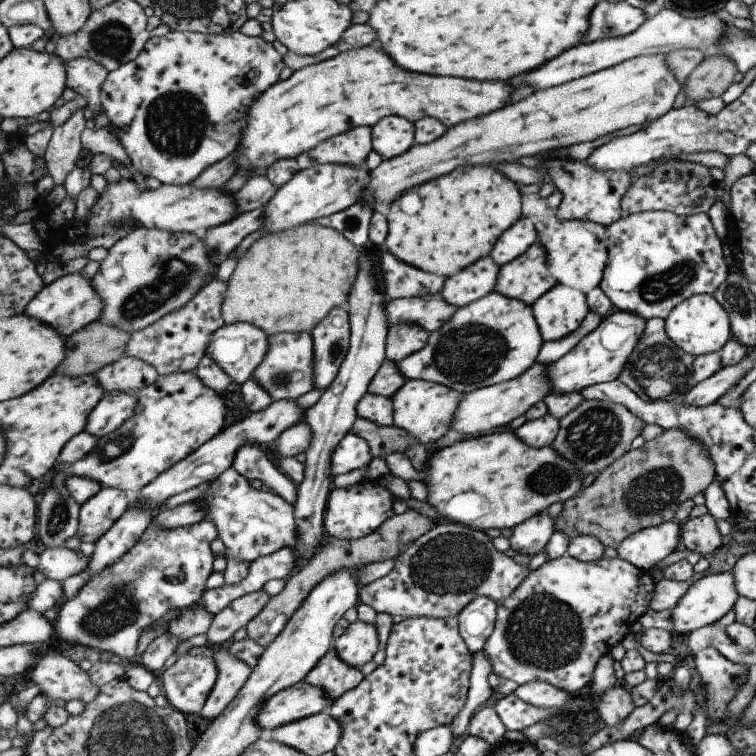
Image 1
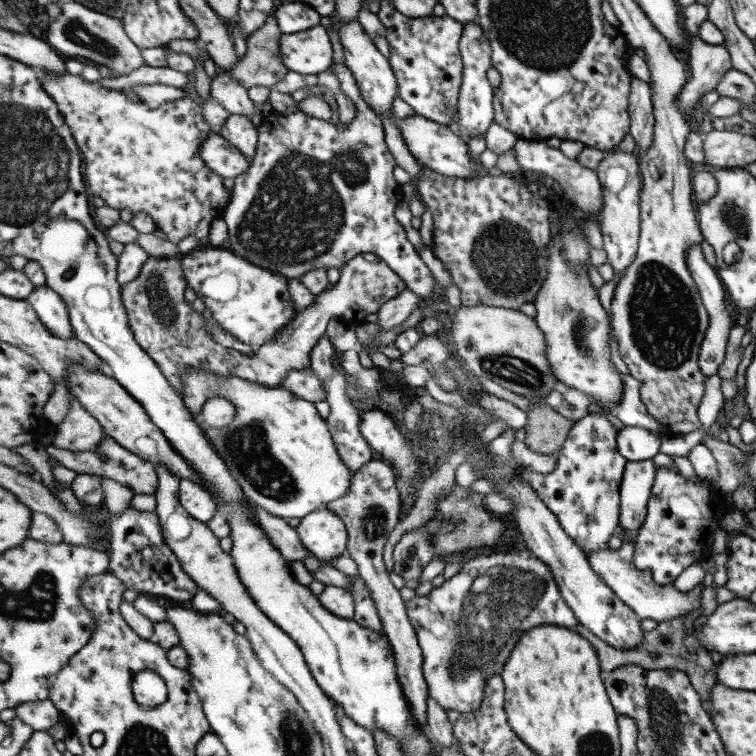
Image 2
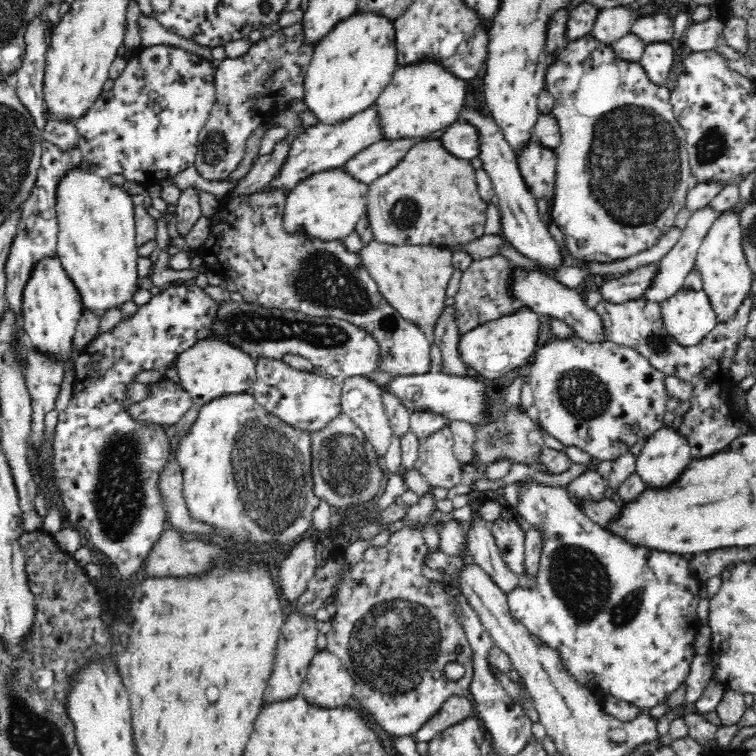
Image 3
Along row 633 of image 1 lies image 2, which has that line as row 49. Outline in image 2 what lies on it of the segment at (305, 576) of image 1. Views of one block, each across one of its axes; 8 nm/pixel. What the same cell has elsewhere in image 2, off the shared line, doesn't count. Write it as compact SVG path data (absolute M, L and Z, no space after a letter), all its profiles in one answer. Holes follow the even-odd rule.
M274 14L248 38L248 51L230 74L247 89L256 86L273 88L284 80L290 72L281 55L284 34Z

